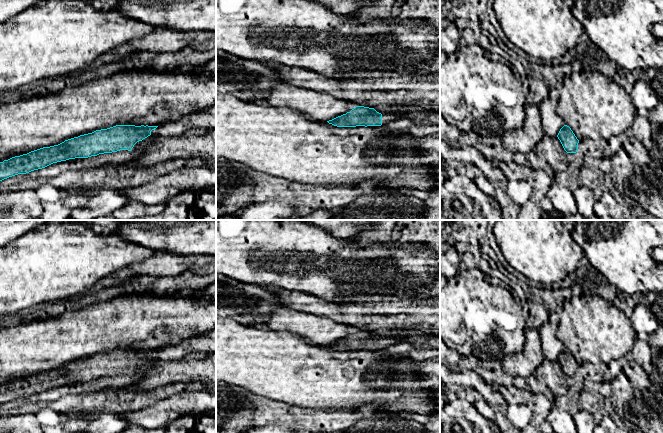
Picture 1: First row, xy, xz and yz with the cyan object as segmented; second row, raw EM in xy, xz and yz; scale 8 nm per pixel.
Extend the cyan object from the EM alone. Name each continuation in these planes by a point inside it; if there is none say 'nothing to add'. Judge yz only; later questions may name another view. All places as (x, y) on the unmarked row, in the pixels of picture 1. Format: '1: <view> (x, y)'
nothing to add

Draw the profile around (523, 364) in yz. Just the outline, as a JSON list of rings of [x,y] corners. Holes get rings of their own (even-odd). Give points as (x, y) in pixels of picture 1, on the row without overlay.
[[[525,329],[525,344],[520,353],[507,355],[502,363],[502,370],[513,377],[527,377],[535,374],[544,361],[539,331]]]

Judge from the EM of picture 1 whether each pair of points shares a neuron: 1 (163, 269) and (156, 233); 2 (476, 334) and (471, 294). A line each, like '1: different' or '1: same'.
1: different
2: same

